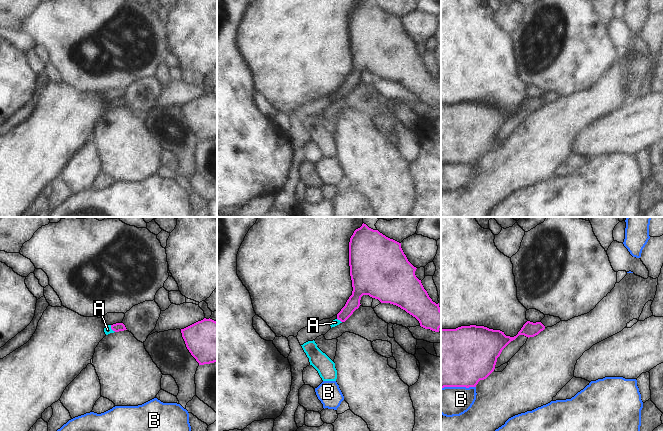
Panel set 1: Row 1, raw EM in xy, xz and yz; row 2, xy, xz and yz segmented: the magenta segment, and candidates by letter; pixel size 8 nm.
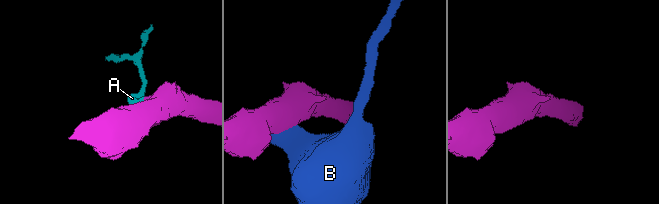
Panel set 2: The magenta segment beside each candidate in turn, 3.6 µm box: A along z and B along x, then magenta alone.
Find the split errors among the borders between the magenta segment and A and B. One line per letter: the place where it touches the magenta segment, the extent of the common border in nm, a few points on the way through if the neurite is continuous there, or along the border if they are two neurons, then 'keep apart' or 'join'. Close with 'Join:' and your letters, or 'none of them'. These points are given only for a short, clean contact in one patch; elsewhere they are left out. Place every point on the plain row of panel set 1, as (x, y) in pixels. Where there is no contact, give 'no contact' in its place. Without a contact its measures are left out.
A: xy (112, 105) | 70 nm | across xy (117, 103), (112, 105), (107, 105) | join
B: yz (458, 162) | 280 nm | keep apart
Join: A

